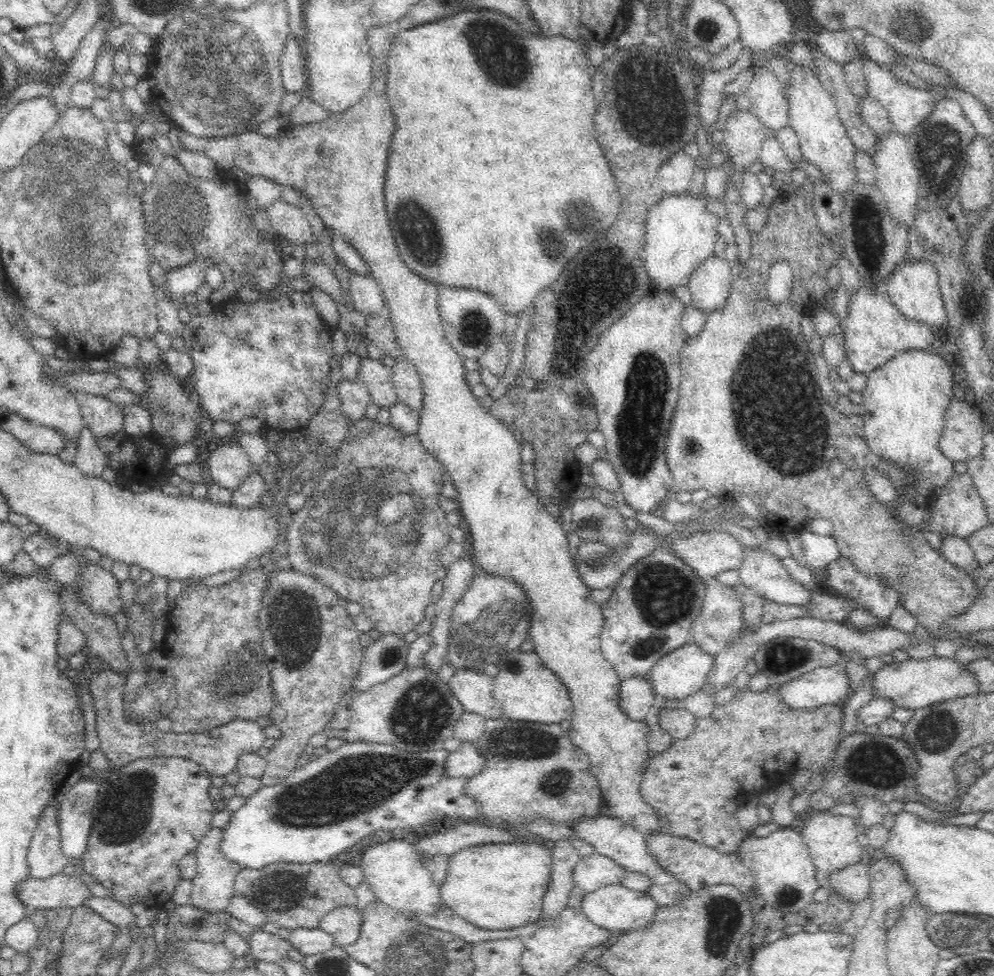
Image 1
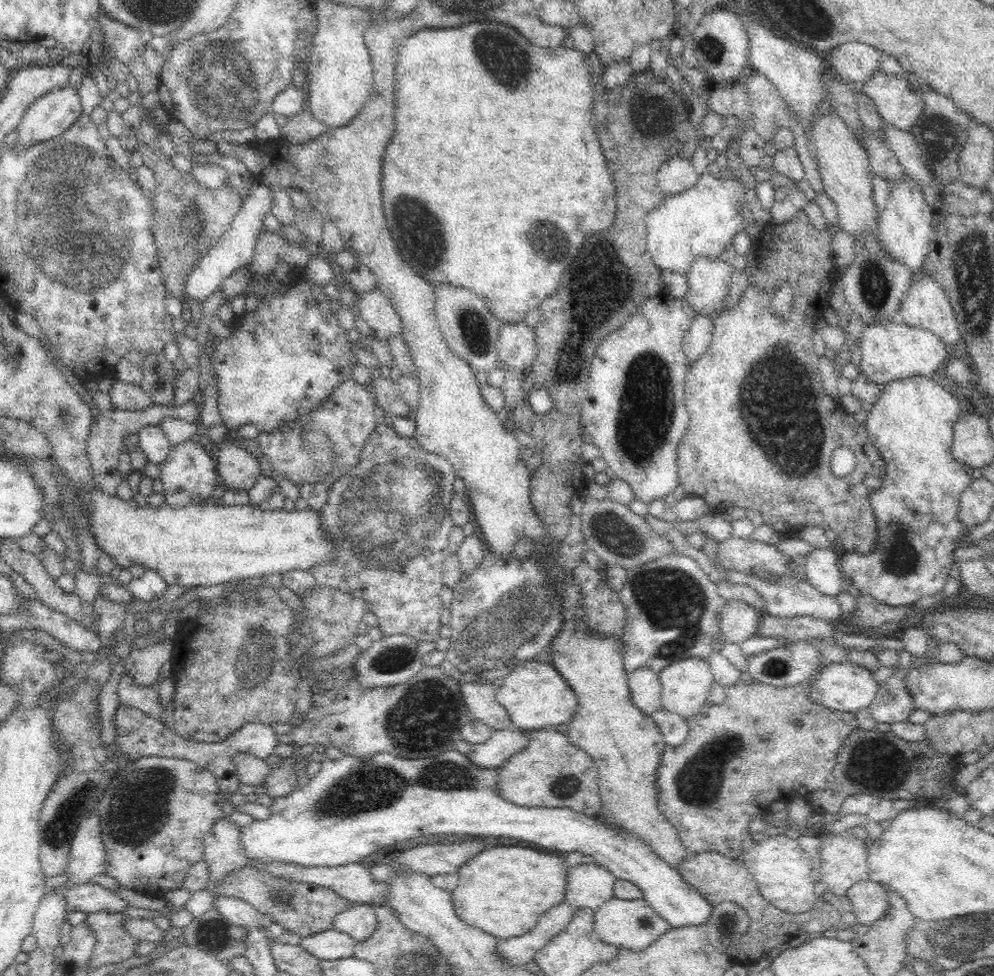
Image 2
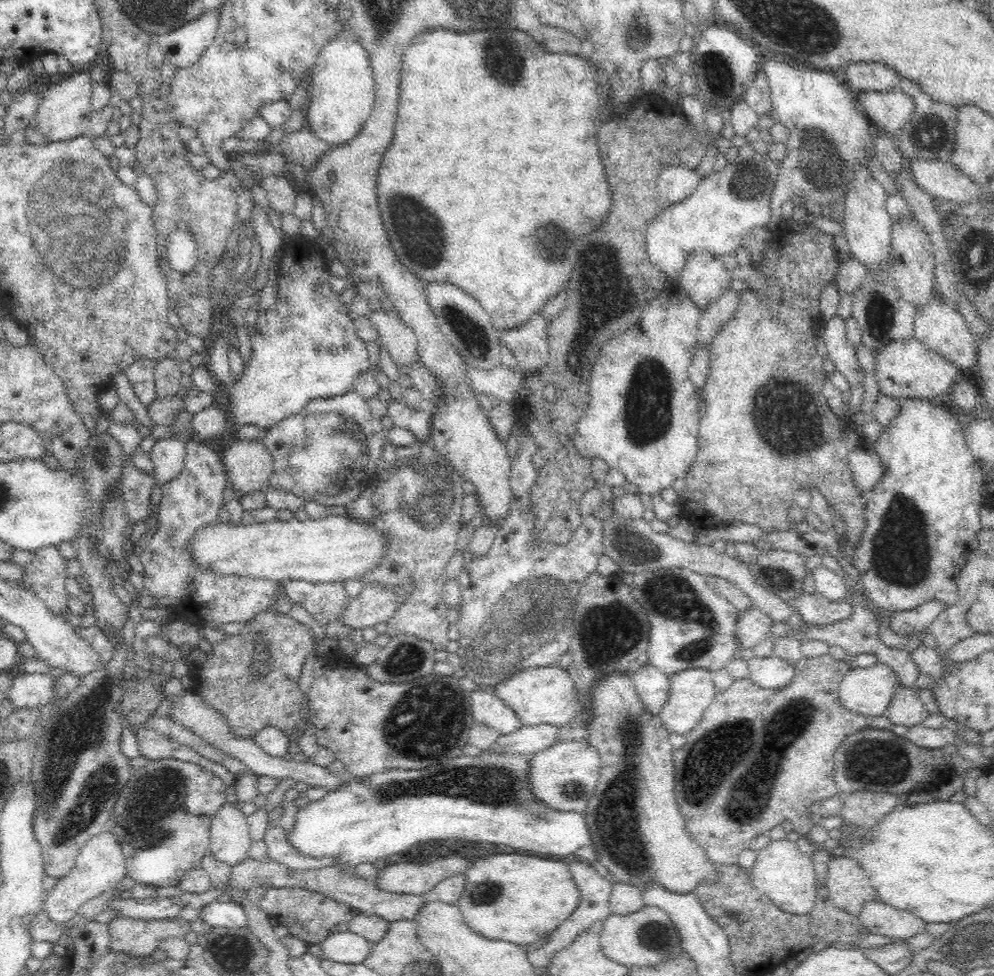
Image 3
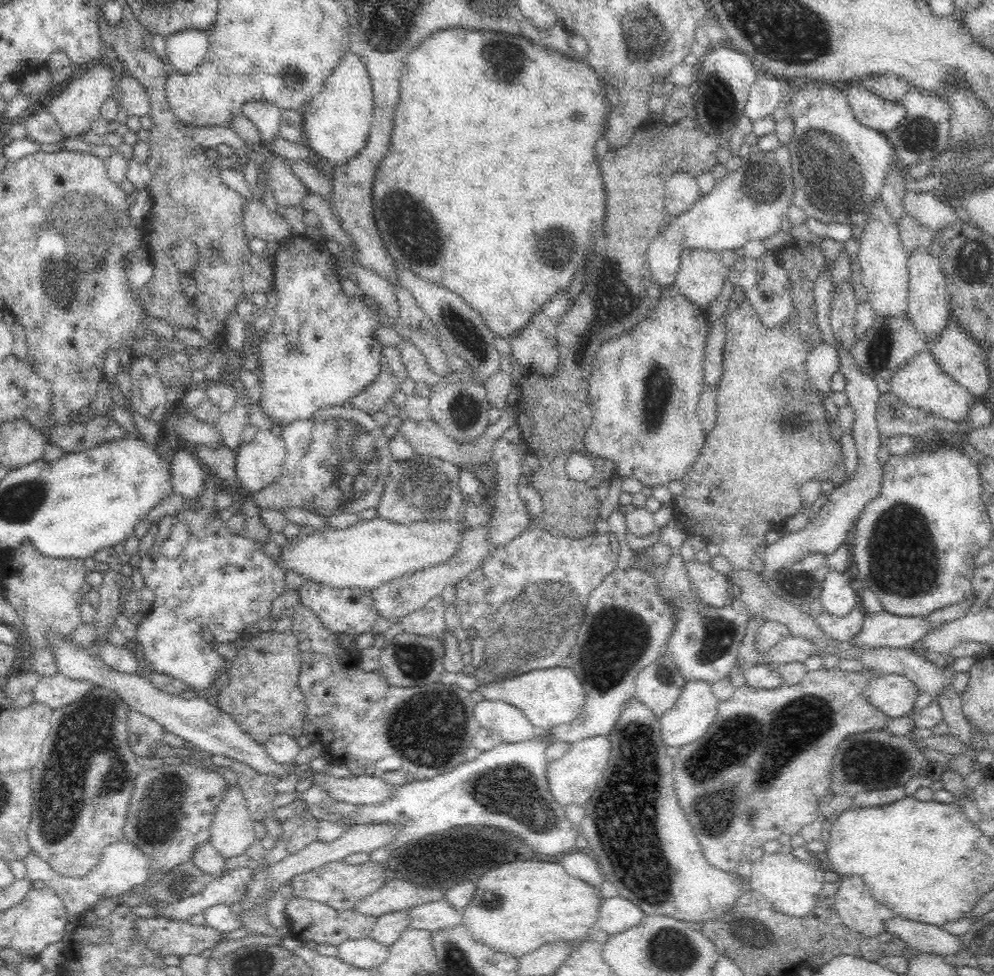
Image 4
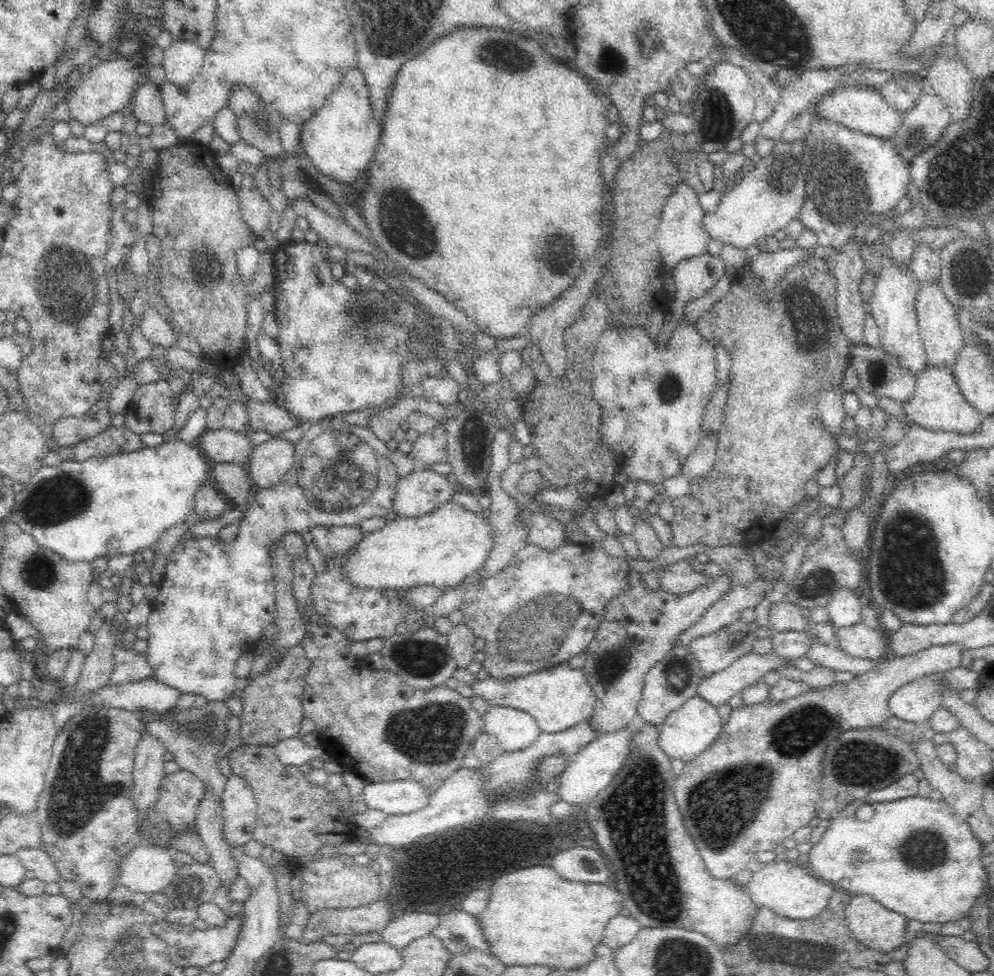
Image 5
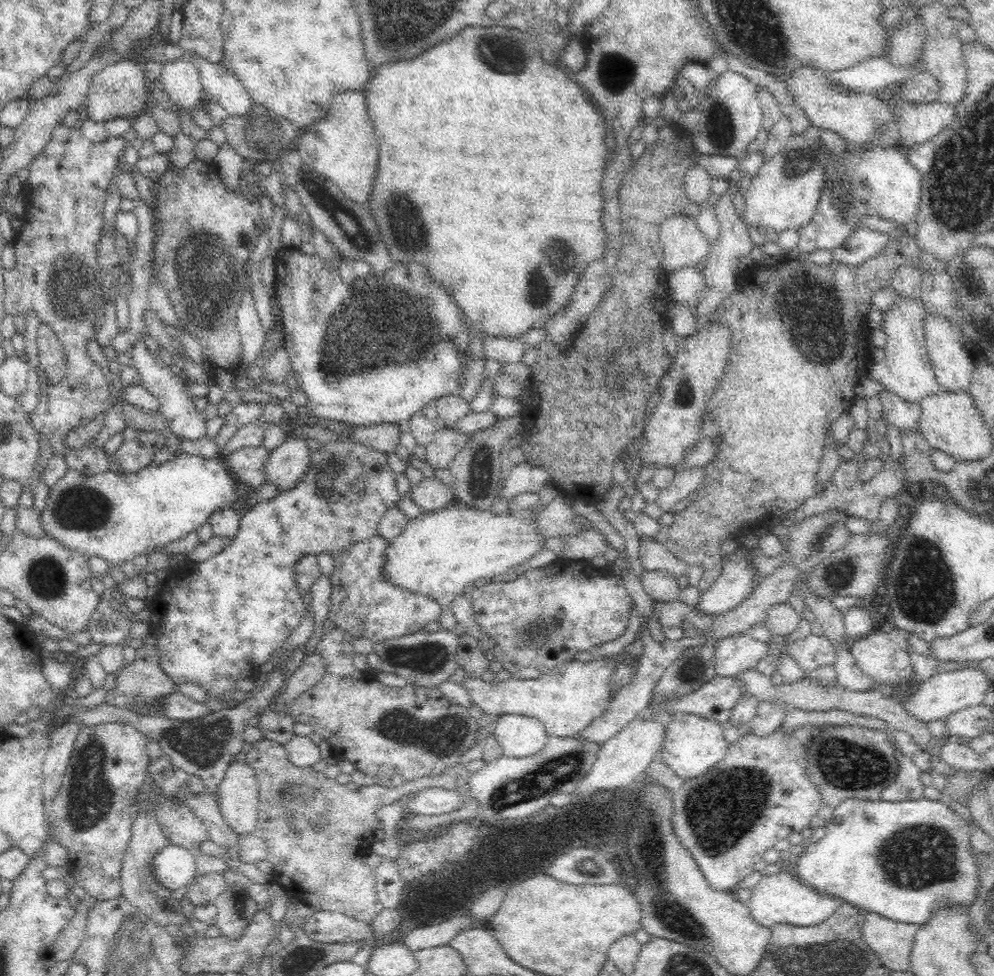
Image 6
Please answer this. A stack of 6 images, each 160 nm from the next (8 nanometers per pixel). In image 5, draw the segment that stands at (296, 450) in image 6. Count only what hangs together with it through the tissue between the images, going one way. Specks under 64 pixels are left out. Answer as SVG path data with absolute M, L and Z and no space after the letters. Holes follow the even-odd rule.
M278 437L254 447L247 468L252 484L260 489L276 486L293 468L295 446L292 442Z

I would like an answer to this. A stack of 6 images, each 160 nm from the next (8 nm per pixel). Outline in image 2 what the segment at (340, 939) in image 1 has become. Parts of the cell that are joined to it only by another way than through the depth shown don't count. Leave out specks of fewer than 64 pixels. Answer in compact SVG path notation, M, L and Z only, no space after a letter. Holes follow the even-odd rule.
M352 906L334 918L333 928L349 934L356 942L364 942L376 932L378 918L370 906Z

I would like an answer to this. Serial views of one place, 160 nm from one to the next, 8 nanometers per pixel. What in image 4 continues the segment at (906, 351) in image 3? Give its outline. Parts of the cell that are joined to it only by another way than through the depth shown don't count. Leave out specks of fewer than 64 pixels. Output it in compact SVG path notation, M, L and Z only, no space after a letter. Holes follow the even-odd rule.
M927 350L918 354L912 364L908 364L898 371L889 383L891 392L898 397L900 403L918 409L926 415L932 415L937 420L944 420L952 424L966 422L970 411L977 404L975 398L964 387L958 385L954 379L942 371L941 366Z

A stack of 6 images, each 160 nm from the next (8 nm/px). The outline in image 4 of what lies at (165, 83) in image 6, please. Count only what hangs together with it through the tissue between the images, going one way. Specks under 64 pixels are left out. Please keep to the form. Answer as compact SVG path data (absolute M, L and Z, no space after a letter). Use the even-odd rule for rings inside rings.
M183 30L165 37L165 53L172 63L172 72L192 74L208 50L208 31Z

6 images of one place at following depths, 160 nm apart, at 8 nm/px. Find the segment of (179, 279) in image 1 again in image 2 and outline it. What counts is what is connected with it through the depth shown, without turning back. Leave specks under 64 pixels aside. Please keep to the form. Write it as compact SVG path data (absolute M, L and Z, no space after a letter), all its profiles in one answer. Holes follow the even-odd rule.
M255 181L249 190L248 197L243 200L239 211L235 214L231 229L218 239L218 242L202 257L202 260L190 272L190 276L186 278L186 293L190 300L201 304L211 294L221 290L225 280L252 262L258 235L260 230L264 230L262 219L270 215L271 203L270 187Z

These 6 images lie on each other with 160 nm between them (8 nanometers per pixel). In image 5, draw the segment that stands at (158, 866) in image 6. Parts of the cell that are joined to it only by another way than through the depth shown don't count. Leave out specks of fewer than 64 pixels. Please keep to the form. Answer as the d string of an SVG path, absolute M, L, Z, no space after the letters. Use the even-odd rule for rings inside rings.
M140 844L119 864L117 884L125 886L132 892L145 892L147 894L163 892L174 880L175 874L178 874L182 866L175 859L176 851L166 845Z

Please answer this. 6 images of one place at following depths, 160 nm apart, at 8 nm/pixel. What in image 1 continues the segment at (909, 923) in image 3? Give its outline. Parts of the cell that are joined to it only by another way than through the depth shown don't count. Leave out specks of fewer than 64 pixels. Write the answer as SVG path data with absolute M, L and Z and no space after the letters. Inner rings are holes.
M867 862L846 867L840 872L830 875L829 882L832 890L846 898L854 906L872 896Z

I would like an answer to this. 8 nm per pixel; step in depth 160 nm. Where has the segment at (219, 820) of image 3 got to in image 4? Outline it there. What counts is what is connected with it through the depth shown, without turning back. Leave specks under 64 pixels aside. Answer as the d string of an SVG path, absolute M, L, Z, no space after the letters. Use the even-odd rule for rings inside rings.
M232 786L224 794L213 816L209 840L226 859L244 854L254 844L253 821L242 789Z

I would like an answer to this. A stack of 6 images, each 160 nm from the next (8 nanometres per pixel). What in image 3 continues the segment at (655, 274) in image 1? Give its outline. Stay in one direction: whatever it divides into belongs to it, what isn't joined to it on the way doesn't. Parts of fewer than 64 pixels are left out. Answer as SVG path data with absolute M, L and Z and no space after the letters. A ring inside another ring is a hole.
M746 143L733 163L703 178L686 200L669 205L668 210L654 217L645 238L648 260L669 280L678 280L690 253L701 251L716 257L735 253L753 228L767 228L770 224L770 197L779 168L768 154L759 155Z

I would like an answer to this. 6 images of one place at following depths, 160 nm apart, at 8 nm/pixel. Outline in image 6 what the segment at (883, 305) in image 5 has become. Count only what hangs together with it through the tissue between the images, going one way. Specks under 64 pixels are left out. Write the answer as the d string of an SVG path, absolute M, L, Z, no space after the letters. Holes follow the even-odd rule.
M901 297L898 304L894 304L888 312L884 313L882 328L884 328L885 335L888 336L884 349L885 360L882 364L874 363L867 369L867 376L880 382L886 392L894 393L906 403L920 406L926 397L940 392L925 346L923 325L926 316L923 304L915 302L914 299Z

